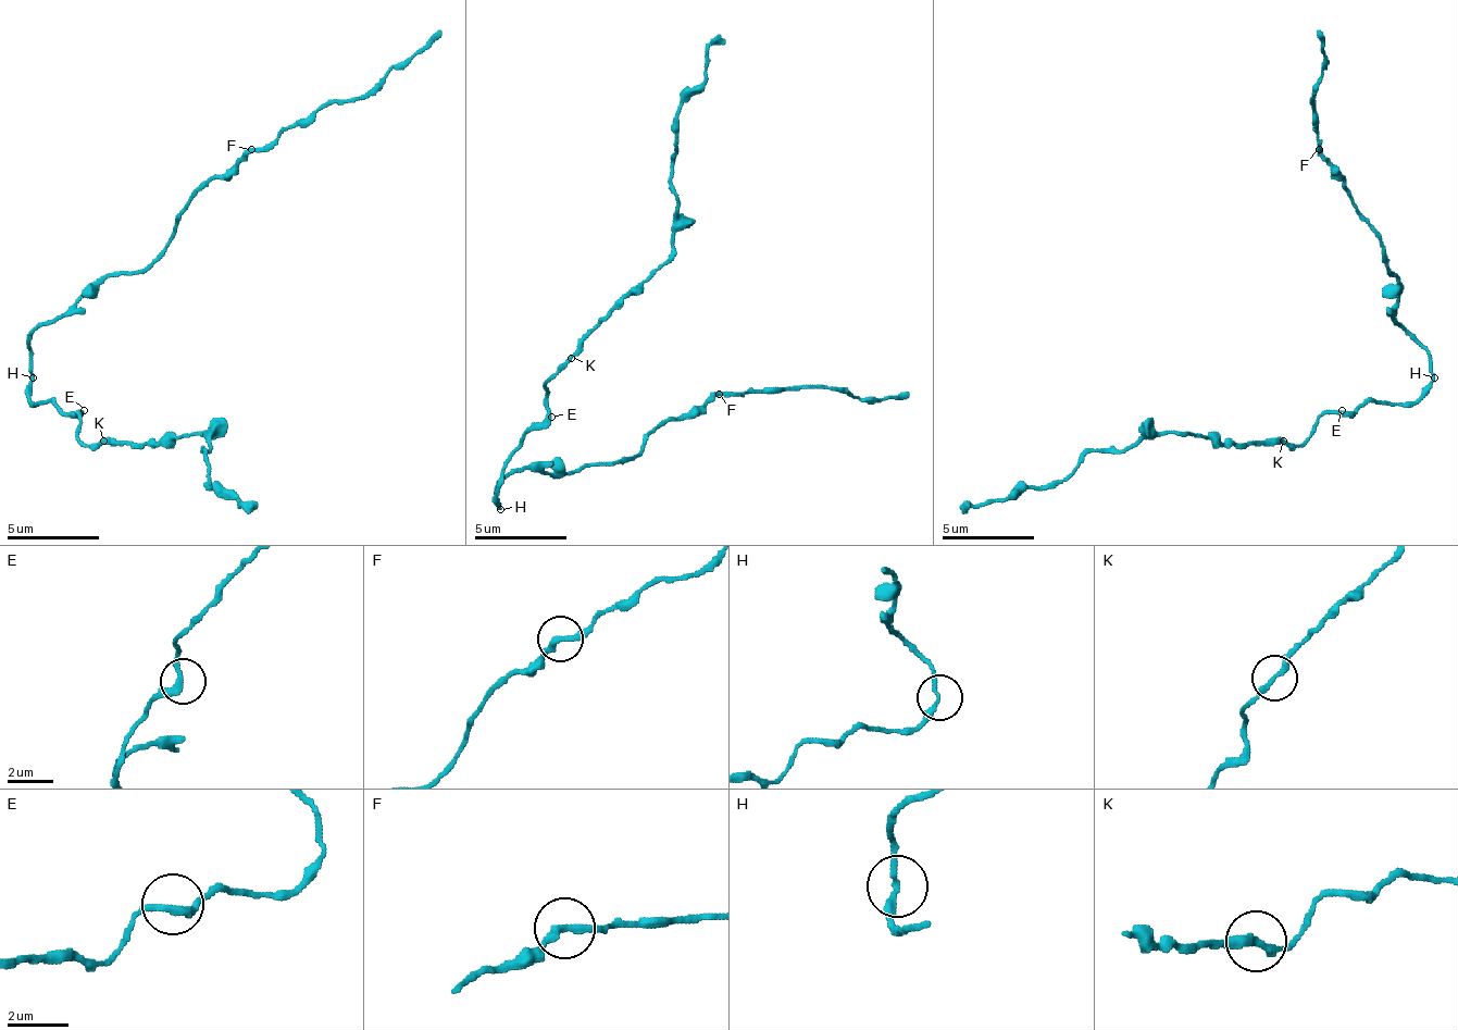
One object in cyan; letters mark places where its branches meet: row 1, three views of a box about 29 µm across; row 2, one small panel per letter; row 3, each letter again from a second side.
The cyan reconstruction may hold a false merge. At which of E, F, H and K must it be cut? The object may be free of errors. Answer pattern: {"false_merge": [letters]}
{"false_merge": []}

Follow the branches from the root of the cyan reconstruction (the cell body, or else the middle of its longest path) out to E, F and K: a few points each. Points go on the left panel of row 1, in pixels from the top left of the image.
E: (28, 377), (28, 396), (37, 405), (47, 405), (51, 400), (65, 414), (79, 414), (84, 410)
F: (28, 377), (28, 339), (41, 326), (65, 317), (111, 275), (144, 270), (167, 243), (176, 214), (251, 149)
K: (28, 377), (28, 396), (37, 405), (51, 400), (65, 414), (79, 414), (79, 437), (88, 447), (102, 442)

